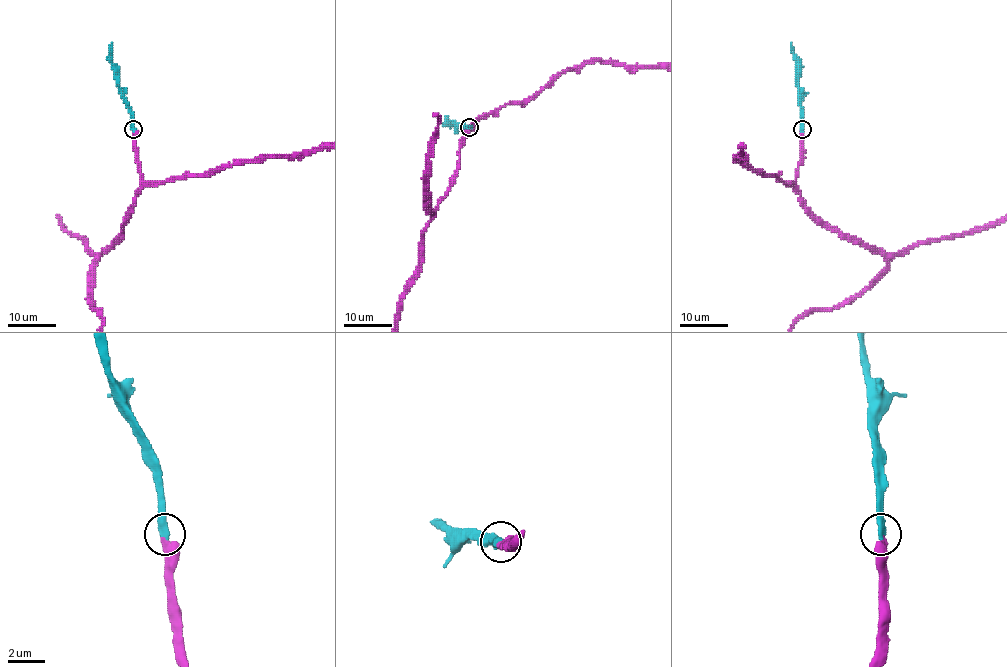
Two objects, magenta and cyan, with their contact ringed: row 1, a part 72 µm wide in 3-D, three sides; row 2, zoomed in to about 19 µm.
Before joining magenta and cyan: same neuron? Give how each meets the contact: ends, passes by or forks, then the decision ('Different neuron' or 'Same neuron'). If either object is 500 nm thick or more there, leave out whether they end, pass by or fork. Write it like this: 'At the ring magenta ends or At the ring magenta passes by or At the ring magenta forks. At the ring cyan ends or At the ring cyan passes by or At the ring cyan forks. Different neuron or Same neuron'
At the ring magenta ends. At the ring cyan ends. Same neuron

